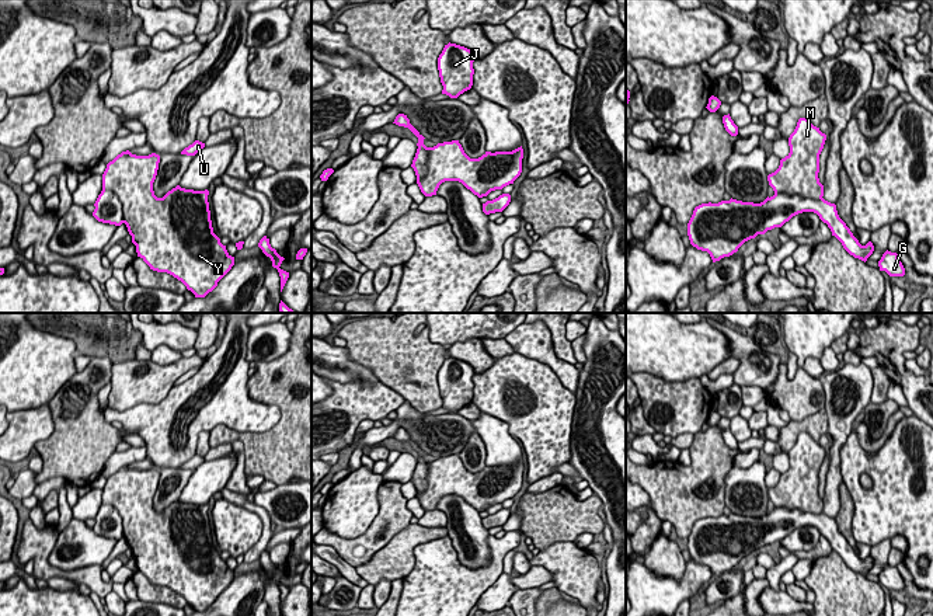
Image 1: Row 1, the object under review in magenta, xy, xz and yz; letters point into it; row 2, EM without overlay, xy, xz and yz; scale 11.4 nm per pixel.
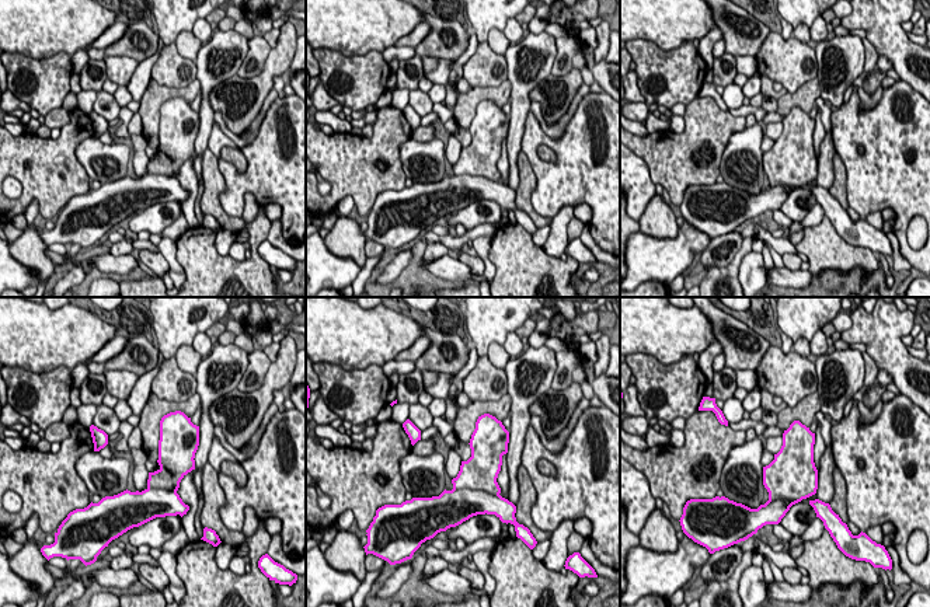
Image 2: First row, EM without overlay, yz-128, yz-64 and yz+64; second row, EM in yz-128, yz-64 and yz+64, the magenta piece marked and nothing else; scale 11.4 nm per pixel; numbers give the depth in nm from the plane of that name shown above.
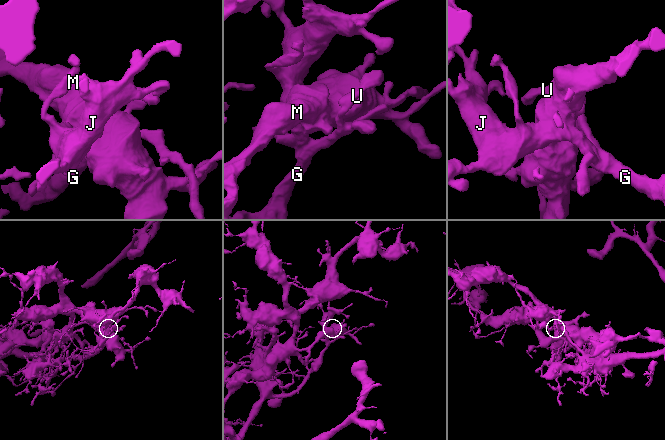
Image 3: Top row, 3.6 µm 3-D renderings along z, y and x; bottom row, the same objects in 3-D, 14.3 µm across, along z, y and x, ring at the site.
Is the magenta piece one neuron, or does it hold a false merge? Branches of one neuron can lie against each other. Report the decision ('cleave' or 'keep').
cleave

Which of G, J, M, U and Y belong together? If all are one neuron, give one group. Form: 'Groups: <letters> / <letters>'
Groups: G J U / M Y

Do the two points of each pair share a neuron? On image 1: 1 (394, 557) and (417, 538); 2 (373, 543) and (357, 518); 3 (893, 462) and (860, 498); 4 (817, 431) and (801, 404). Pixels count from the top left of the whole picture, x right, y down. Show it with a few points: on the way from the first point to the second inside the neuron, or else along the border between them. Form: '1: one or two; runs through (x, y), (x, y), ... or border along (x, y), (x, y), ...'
1: one; runs through (400, 552), (411, 540)
2: two; border along (378, 500), (378, 514), (362, 533), (333, 533)
3: one; runs through (893, 473), (871, 496)
4: two; border along (824, 407), (799, 421), (789, 420)

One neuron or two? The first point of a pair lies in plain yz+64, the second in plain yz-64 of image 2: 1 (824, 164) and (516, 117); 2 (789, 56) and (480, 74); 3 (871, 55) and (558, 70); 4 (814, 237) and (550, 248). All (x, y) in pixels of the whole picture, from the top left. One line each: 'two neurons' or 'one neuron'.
1: one neuron
2: one neuron
3: one neuron
4: two neurons

